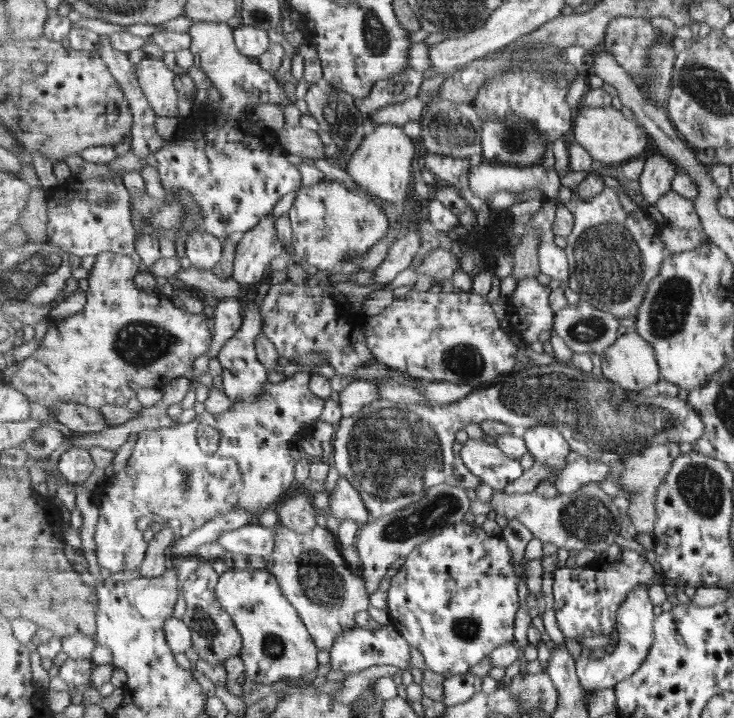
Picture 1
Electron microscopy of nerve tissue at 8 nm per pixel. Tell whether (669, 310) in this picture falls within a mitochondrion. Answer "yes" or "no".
yes

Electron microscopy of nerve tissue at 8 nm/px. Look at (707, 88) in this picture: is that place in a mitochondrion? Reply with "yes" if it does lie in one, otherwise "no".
yes

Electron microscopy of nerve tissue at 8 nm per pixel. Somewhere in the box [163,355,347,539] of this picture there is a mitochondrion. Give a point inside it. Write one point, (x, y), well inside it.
(186, 481)

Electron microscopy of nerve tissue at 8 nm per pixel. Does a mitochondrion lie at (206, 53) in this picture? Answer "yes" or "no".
no

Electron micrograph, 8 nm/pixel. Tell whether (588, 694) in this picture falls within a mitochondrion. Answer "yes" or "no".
no

